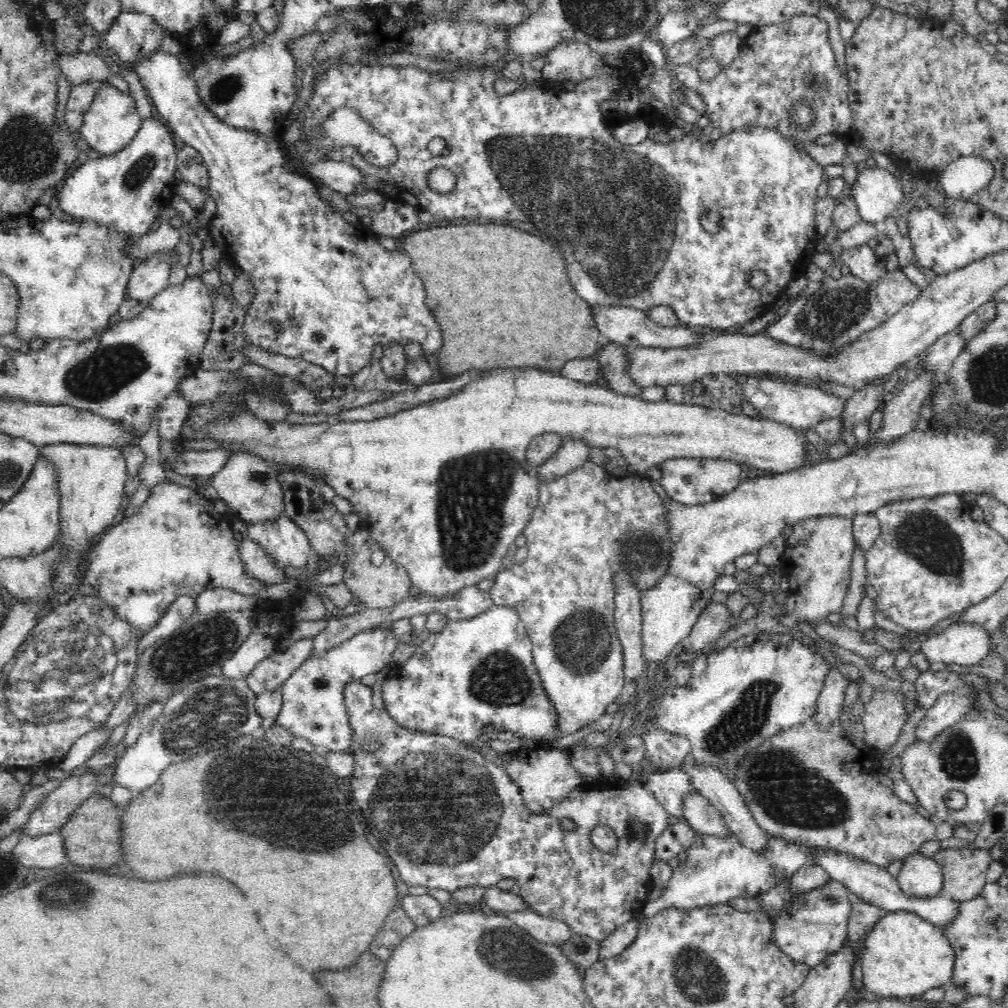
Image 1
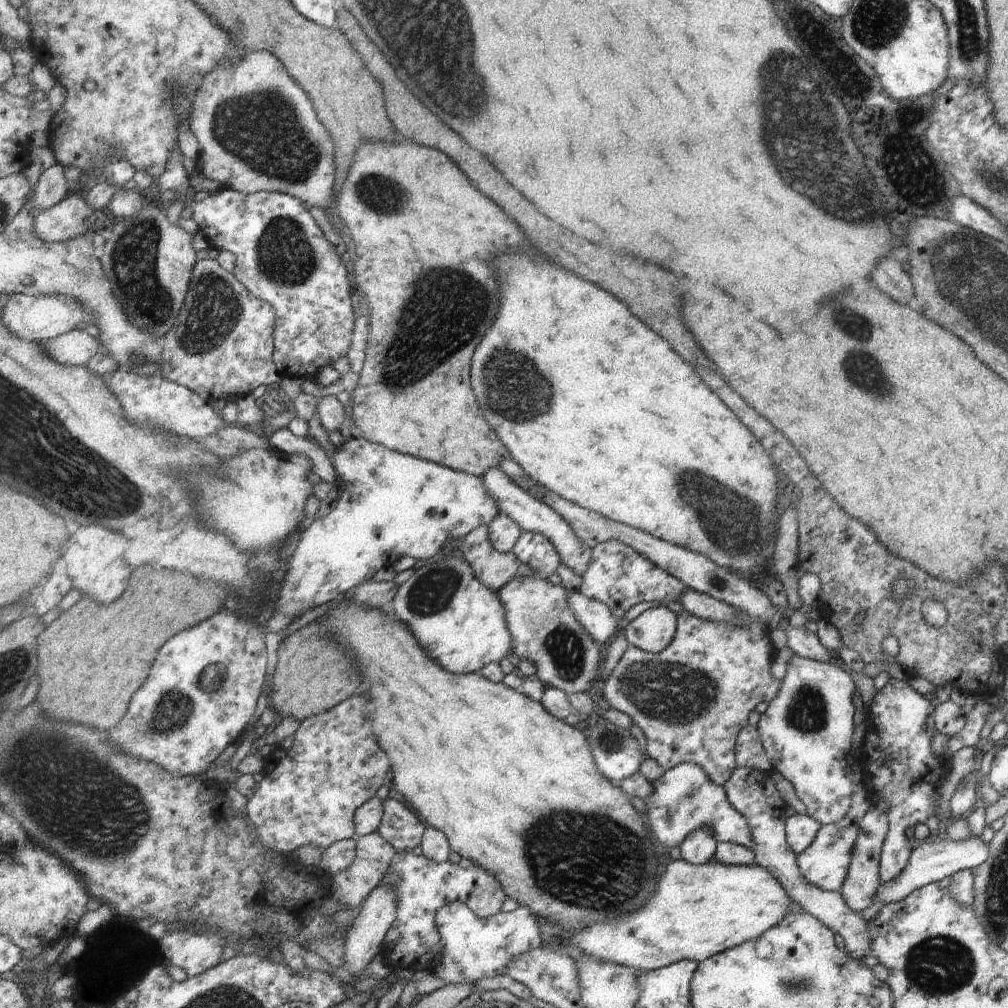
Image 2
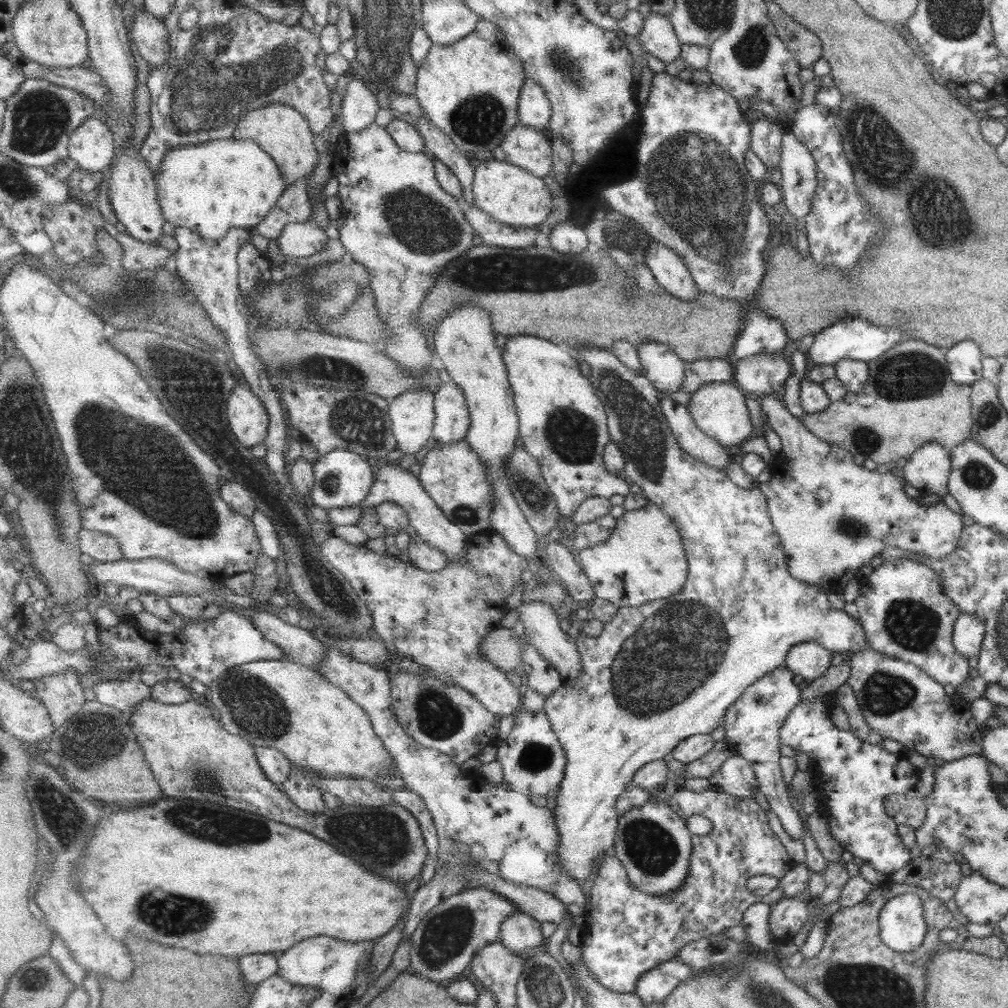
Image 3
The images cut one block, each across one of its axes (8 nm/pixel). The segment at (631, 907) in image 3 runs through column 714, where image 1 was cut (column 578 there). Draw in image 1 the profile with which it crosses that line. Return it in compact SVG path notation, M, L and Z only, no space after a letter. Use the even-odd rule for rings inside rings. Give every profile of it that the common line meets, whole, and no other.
M352 680L344 684L344 702L349 715L349 723L352 727L351 749L355 759L355 771L352 778L349 778L350 790L354 792L352 796L356 796L358 806L364 808L362 812L364 812L366 820L370 824L376 824L376 826L368 826L368 828L374 832L378 842L384 846L384 850L388 852L386 856L393 862L392 864L396 865L402 880L408 886L426 886L430 889L442 888L442 890L453 893L456 889L460 890L469 886L492 887L500 879L511 876L517 882L516 890L532 911L540 916L549 916L561 920L571 925L573 934L588 935L598 942L602 942L611 932L615 931L616 927L620 927L620 924L639 916L641 908L644 908L644 905L648 902L647 898L652 888L650 867L654 862L654 844L656 839L671 824L668 821L669 812L662 806L657 796L649 788L646 788L636 775L629 777L627 780L614 779L614 787L608 790L574 789L548 812L530 812L524 805L520 787L504 771L500 760L495 760L487 754L485 746L473 747L472 742L465 743L463 740L454 739L450 736L428 734L427 732L403 728L396 723L396 720L392 719L392 716L389 716L385 709L380 710L380 708L374 707L372 687L364 685L360 681ZM566 818L574 823L573 829L562 829L562 822ZM597 826L608 826L616 833L618 844L612 852L604 852L594 846L591 832Z

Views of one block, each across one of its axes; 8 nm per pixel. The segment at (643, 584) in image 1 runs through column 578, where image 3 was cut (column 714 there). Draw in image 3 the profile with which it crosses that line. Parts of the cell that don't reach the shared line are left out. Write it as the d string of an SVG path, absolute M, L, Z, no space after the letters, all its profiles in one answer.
M592 346L579 348L577 352L579 352L580 359L590 366L590 380L594 382L595 392L602 397L603 404L606 407L610 440L616 442L626 456L626 475L629 481L638 485L649 502L653 501L658 504L659 508L662 508L671 517L671 520L675 521L682 533L686 555L690 561L690 575L686 587L683 588L679 596L673 596L671 600L654 600L643 604L641 607L613 609L610 615L611 621L604 625L600 635L593 638L585 635L585 633L579 634L576 639L576 646L583 663L582 675L574 682L565 681L556 693L546 698L545 713L549 715L549 721L553 725L552 730L557 733L568 758L565 778L561 781L554 808L556 820L558 820L558 829L560 836L562 836L560 840L562 843L558 850L559 857L561 857L559 861L562 862L562 868L566 868L566 872L570 872L570 875L574 876L574 879L582 885L593 874L591 872L595 868L593 864L595 862L601 863L605 856L609 856L614 852L620 817L616 804L618 798L626 791L625 788L634 782L635 775L640 768L656 760L669 759L678 744L681 744L682 740L689 739L691 735L709 735L721 724L722 717L726 715L729 708L737 702L739 695L750 684L753 684L758 678L765 676L774 668L784 664L785 655L787 655L787 651L791 646L804 641L811 641L819 644L819 647L837 653L871 649L867 647L867 641L865 641L865 635L861 625L859 625L859 620L850 618L843 610L831 608L826 598L827 594L823 592L823 589L803 584L803 582L795 580L793 576L789 575L780 540L771 524L771 517L768 515L766 507L766 497L763 496L761 488L757 486L751 489L737 487L729 481L723 470L720 471L711 465L703 464L702 461L691 456L691 453L688 453L678 443L678 437L674 435L670 424L667 422L666 413L662 409L660 390L655 389L653 383L645 376L623 364L623 361L619 360L619 357L615 356L613 351Z

